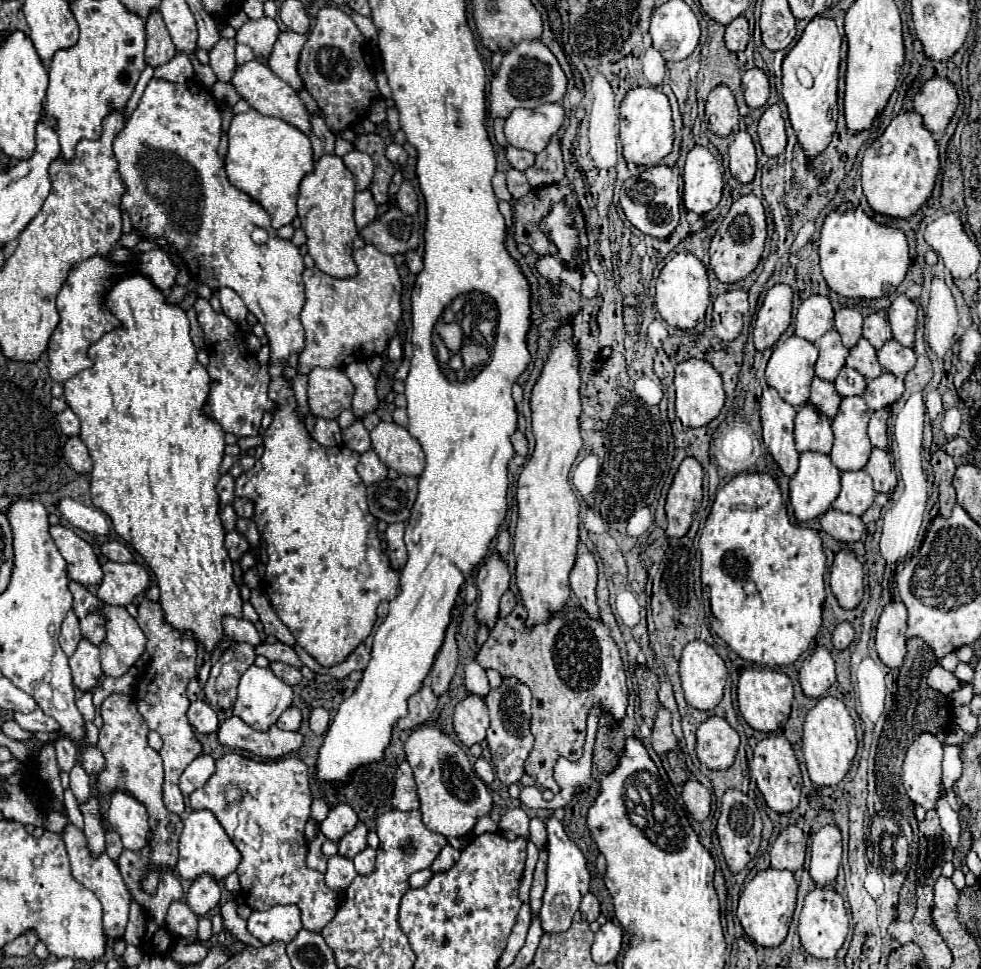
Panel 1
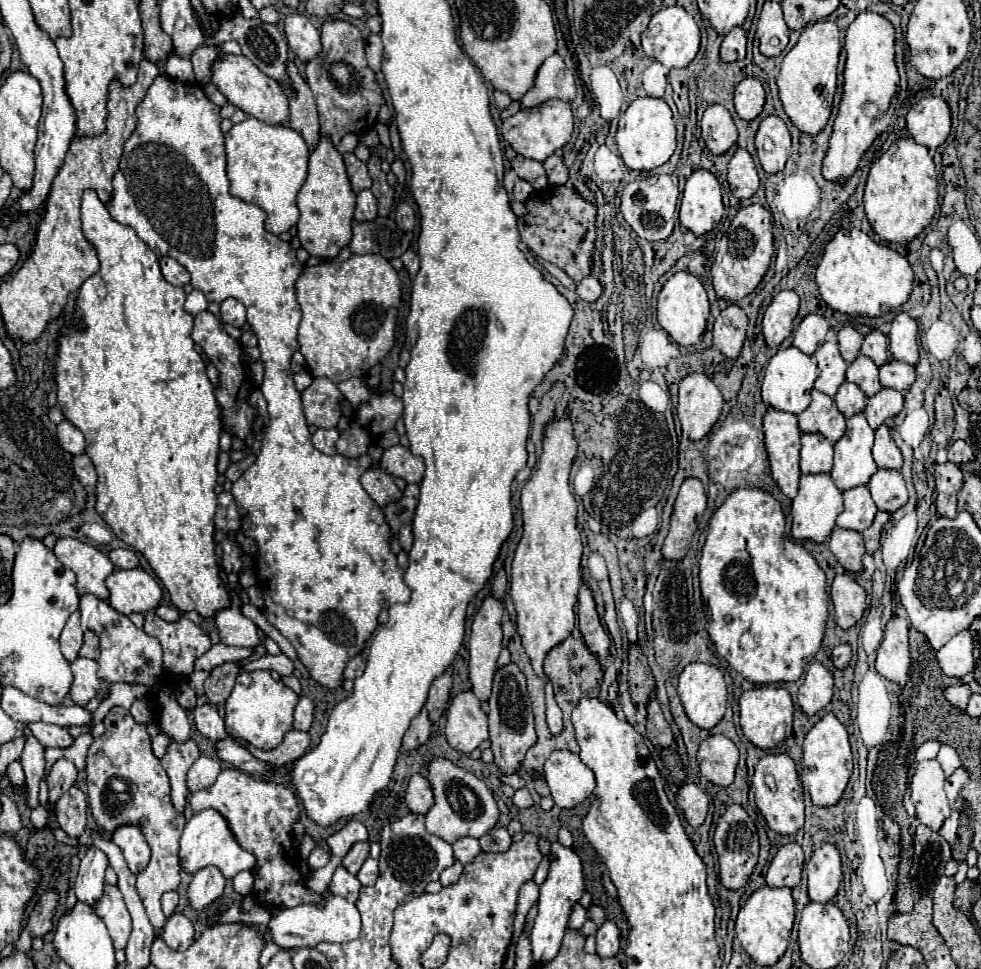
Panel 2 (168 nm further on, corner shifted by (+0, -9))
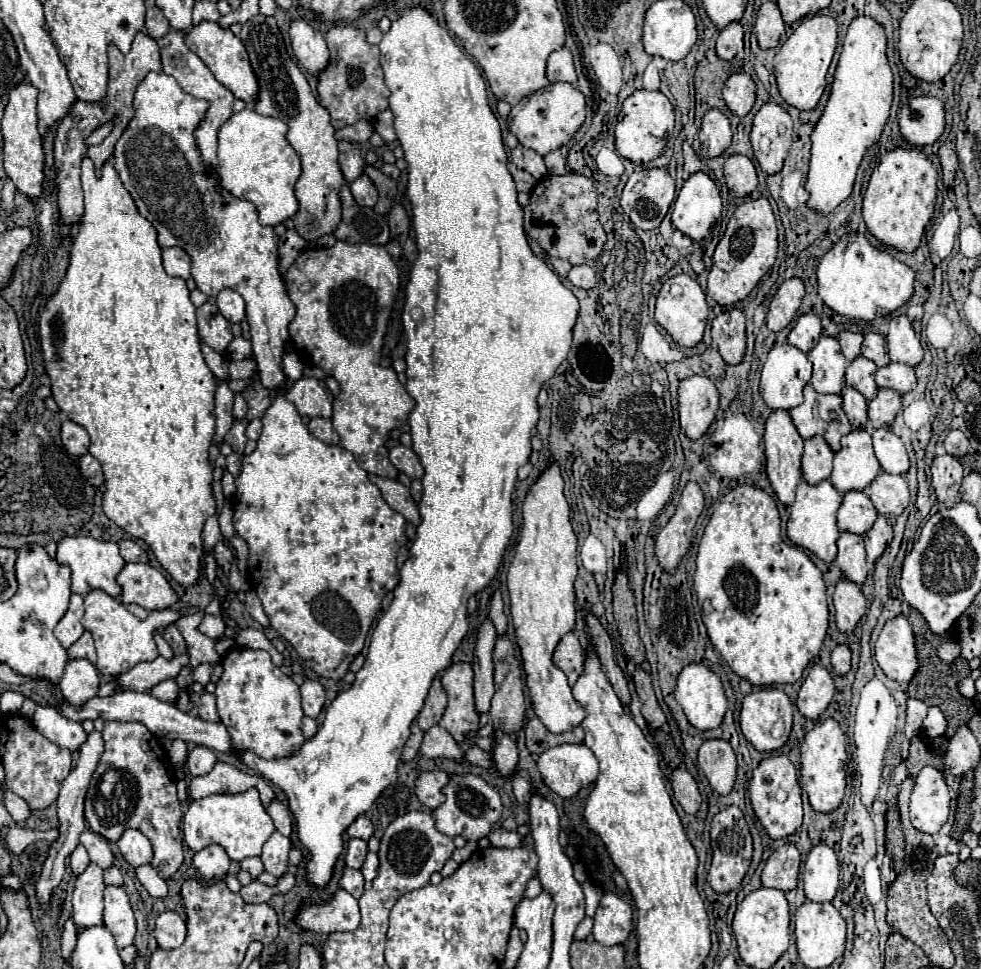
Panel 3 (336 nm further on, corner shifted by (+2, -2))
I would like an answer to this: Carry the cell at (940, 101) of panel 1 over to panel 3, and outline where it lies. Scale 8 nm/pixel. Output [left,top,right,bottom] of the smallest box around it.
[899,97,945,145]

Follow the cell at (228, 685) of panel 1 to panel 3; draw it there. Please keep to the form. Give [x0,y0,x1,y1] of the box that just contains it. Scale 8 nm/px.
[193,663,213,685]

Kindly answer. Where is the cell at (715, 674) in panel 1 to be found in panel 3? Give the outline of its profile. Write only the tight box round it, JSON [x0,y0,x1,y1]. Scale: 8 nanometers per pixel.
[675,663,727,731]

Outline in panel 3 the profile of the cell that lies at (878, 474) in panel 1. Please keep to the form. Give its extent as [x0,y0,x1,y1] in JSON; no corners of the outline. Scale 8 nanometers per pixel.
[869,471,911,517]

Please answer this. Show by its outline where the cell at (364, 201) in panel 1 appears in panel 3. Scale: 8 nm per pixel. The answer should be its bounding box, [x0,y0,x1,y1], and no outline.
[351,175,377,207]

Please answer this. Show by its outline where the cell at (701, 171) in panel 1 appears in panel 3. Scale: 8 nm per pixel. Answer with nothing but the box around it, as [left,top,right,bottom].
[673,173,721,241]

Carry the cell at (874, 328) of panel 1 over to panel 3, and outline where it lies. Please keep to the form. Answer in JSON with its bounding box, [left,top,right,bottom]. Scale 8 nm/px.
[861,333,889,367]

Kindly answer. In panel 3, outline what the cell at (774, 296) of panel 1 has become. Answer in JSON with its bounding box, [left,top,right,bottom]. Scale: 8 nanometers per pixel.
[767,279,805,331]

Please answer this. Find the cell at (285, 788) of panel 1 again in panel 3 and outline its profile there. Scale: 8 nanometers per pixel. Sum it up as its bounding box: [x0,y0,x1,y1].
[189,763,275,807]

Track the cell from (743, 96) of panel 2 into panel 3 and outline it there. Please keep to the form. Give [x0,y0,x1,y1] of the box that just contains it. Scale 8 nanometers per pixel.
[723,73,755,117]

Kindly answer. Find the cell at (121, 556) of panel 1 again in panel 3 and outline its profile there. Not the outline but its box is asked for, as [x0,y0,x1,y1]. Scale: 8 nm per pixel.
[119,539,147,563]

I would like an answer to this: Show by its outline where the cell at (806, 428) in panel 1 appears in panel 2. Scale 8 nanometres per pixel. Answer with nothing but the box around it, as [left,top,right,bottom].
[801,434,833,474]

